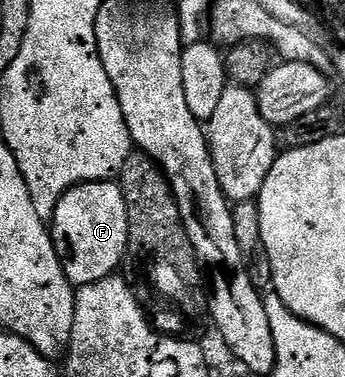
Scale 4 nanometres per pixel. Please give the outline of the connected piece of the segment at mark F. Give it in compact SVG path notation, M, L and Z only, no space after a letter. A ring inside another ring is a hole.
M115 180L87 181L62 195L50 222L52 242L64 274L73 286L89 285L113 276L128 247L126 199Z

